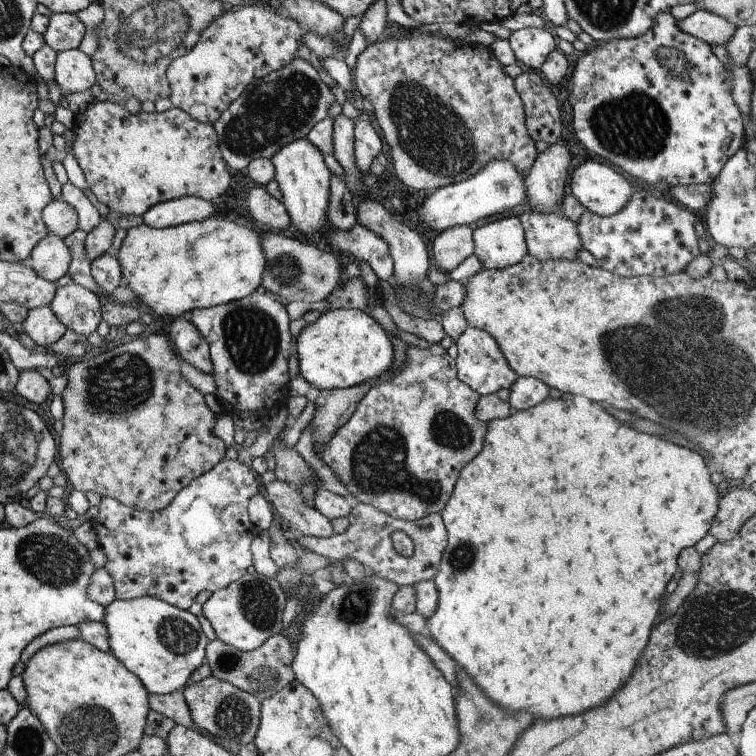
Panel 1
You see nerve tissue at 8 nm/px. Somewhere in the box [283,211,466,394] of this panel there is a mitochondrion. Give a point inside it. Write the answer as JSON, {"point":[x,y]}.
{"point":[415,290]}

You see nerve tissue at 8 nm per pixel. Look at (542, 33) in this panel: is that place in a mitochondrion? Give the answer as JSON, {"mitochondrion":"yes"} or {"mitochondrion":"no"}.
{"mitochondrion":"no"}

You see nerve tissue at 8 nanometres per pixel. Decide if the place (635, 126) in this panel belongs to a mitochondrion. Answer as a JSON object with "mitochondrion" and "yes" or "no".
{"mitochondrion":"yes"}

